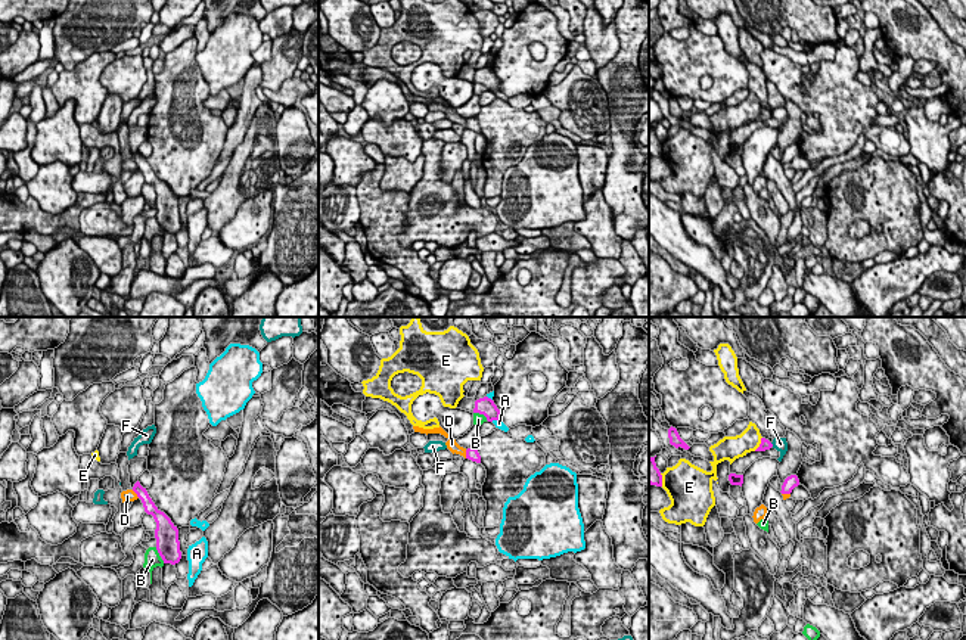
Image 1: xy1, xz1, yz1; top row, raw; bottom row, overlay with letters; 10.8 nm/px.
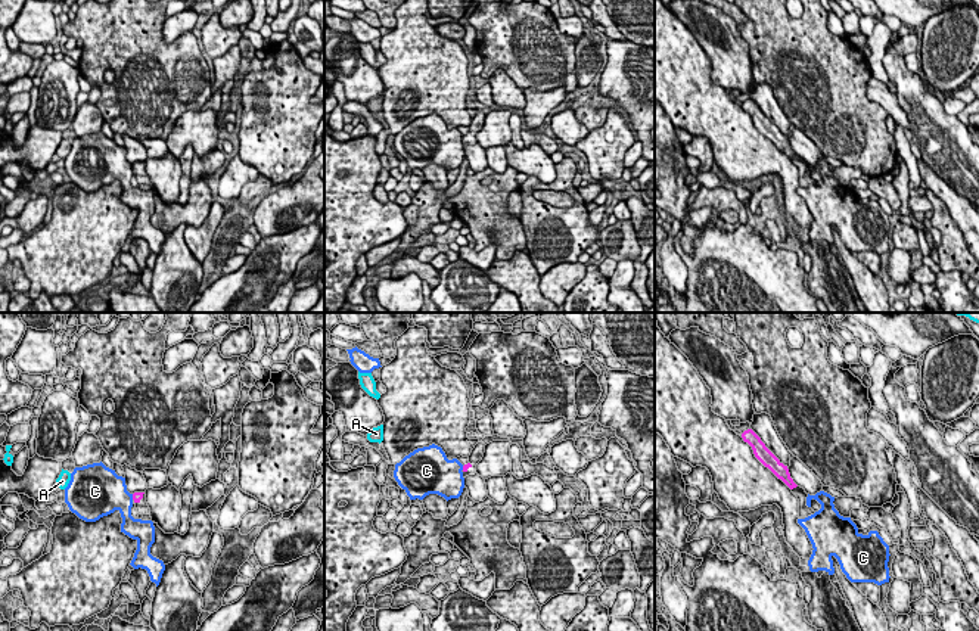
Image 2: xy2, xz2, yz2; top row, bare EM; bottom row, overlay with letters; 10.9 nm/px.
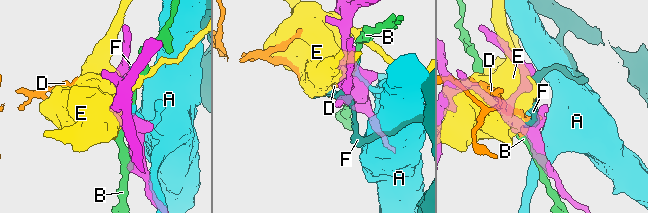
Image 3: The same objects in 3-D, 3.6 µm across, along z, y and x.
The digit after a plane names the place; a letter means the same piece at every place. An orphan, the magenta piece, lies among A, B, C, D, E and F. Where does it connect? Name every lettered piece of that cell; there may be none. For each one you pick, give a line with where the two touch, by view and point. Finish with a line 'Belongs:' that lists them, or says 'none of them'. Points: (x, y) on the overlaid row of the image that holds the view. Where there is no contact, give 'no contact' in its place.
Belongs: none of them

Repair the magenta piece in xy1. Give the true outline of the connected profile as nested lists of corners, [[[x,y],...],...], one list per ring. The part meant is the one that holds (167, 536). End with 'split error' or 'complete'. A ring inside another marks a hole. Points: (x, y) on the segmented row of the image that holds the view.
[[[139,481],[134,484],[133,491],[142,500],[145,512],[147,515],[152,515],[156,522],[156,529],[155,529],[156,550],[162,557],[164,563],[171,563],[171,565],[178,563],[181,559],[181,552],[180,552],[177,526],[164,512],[161,512],[155,506],[146,488],[143,488]]]; complete

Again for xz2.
[[[478,442],[469,456],[469,463],[463,466],[463,478],[476,473],[476,464],[482,460],[485,453],[485,444]]]; split error

